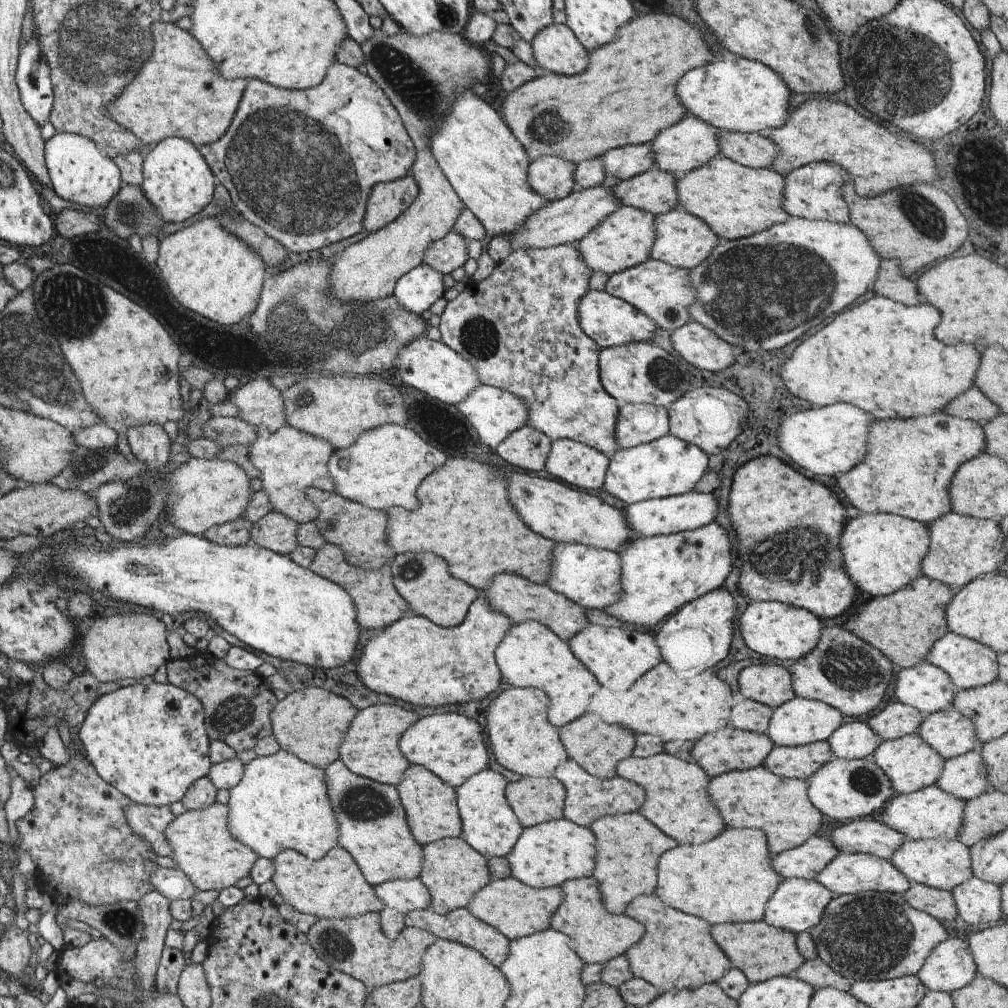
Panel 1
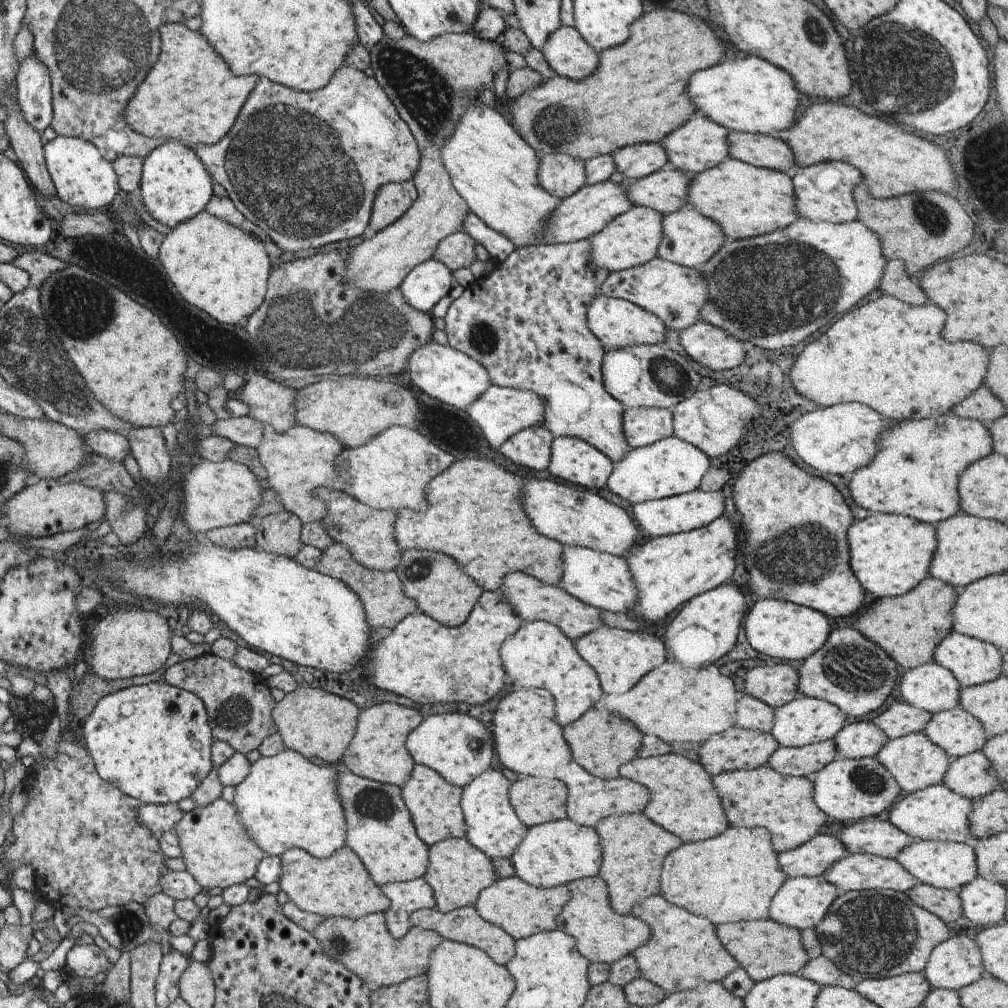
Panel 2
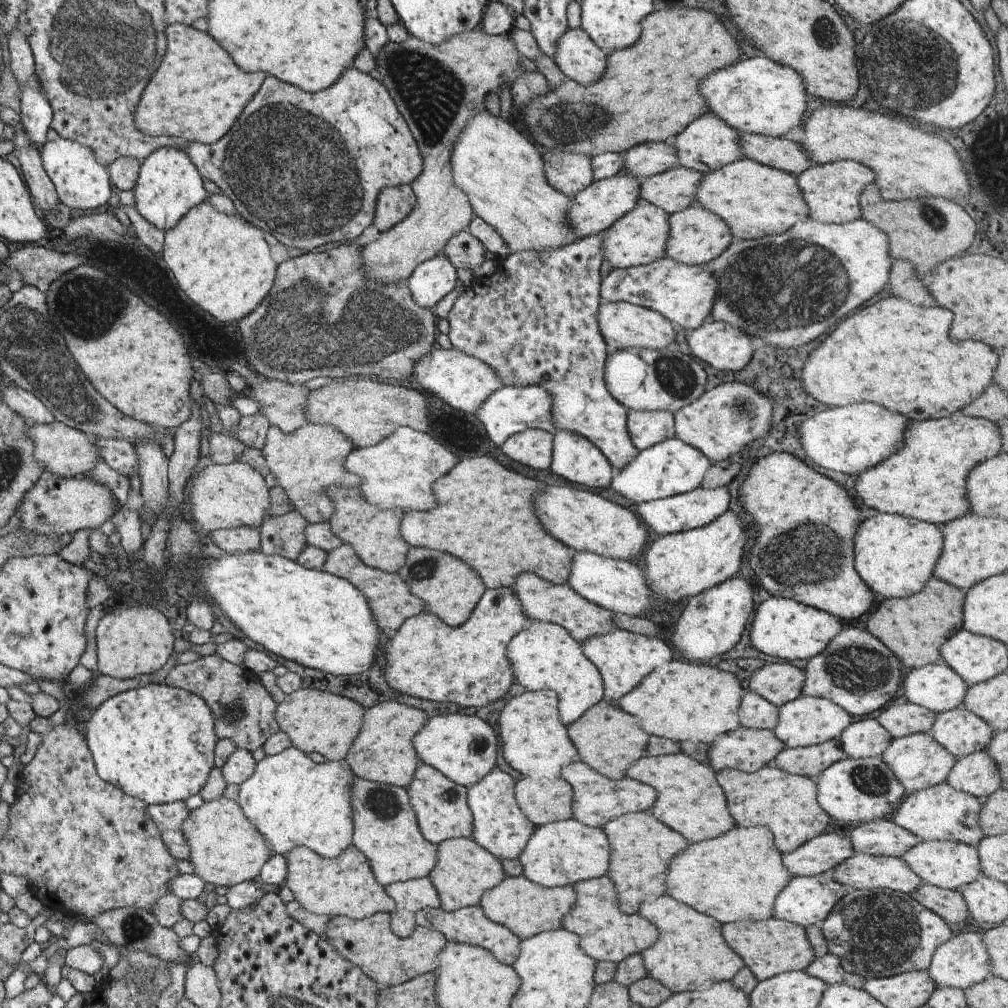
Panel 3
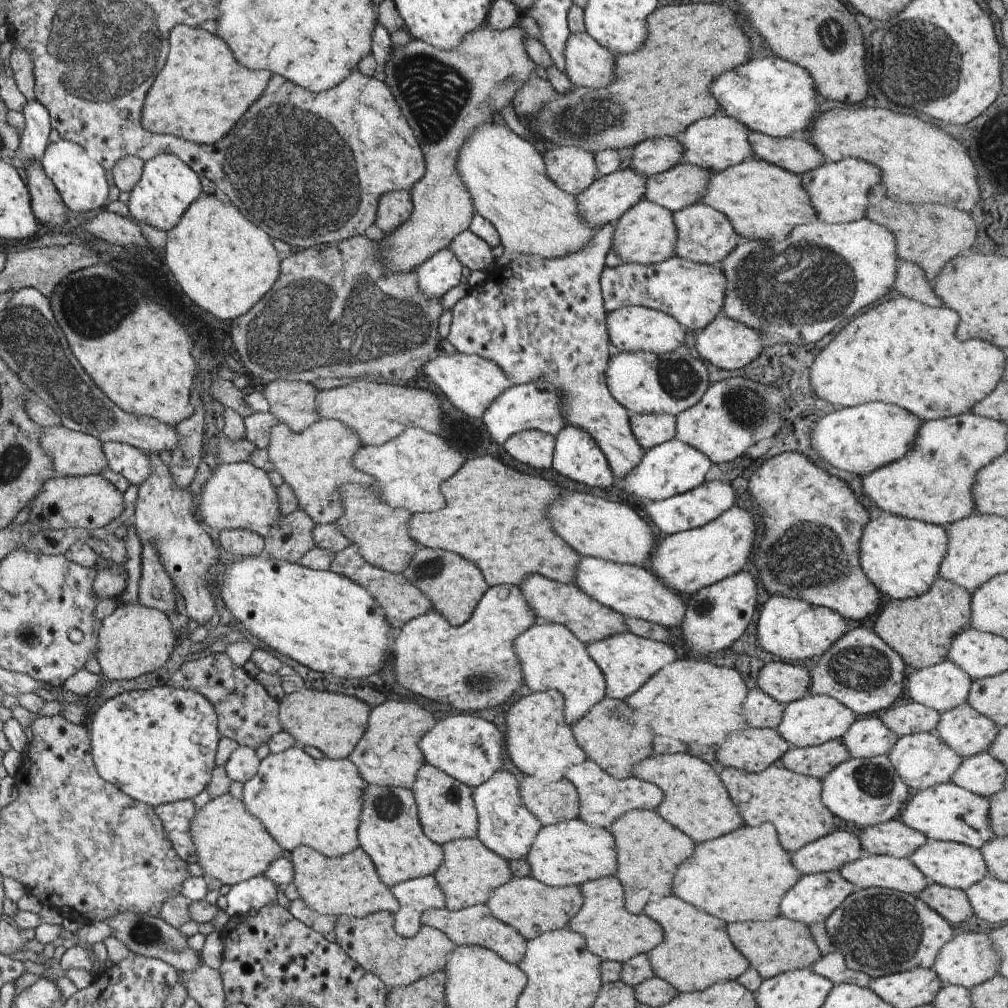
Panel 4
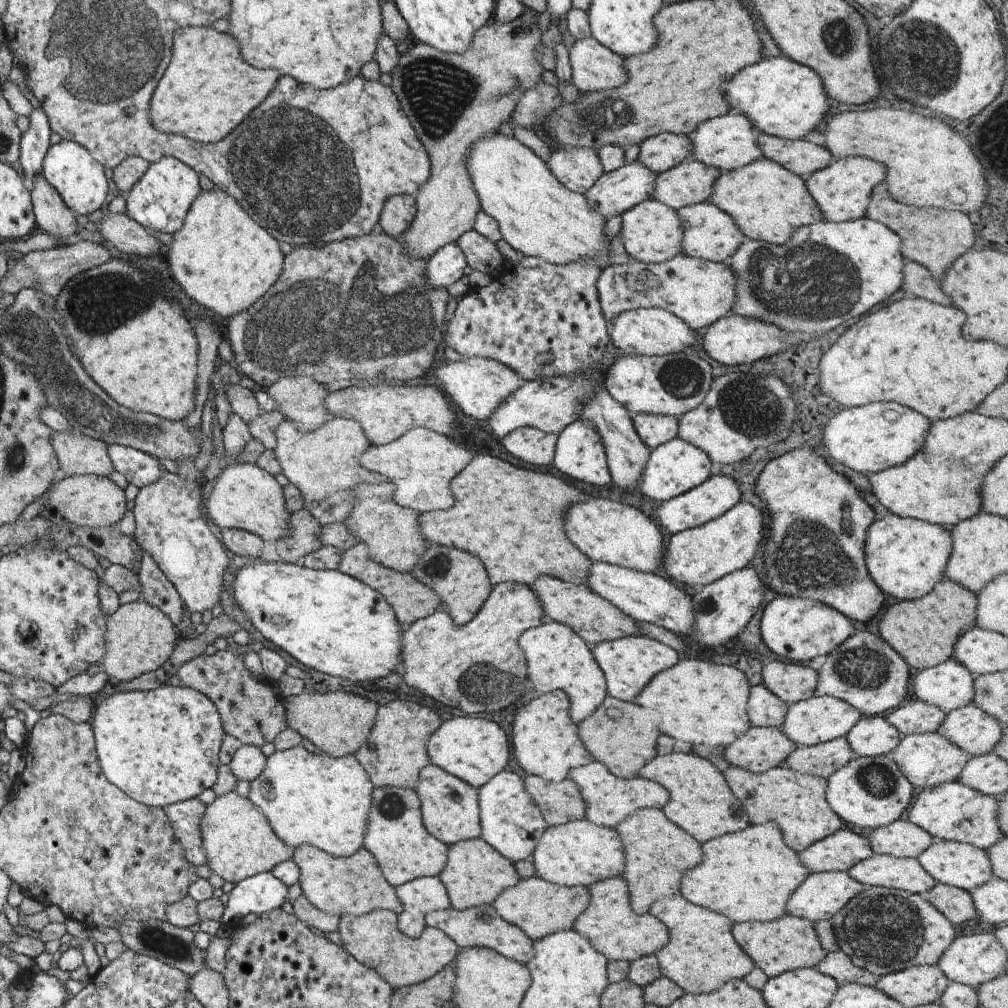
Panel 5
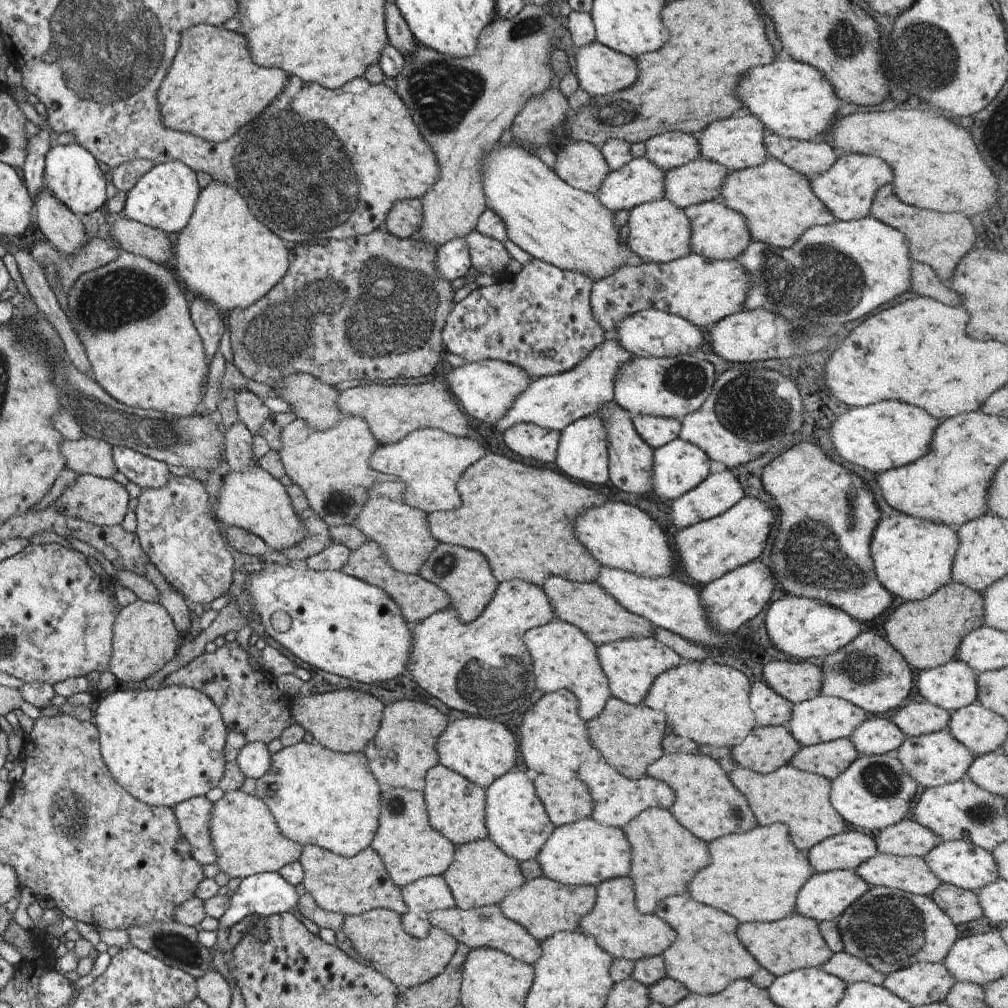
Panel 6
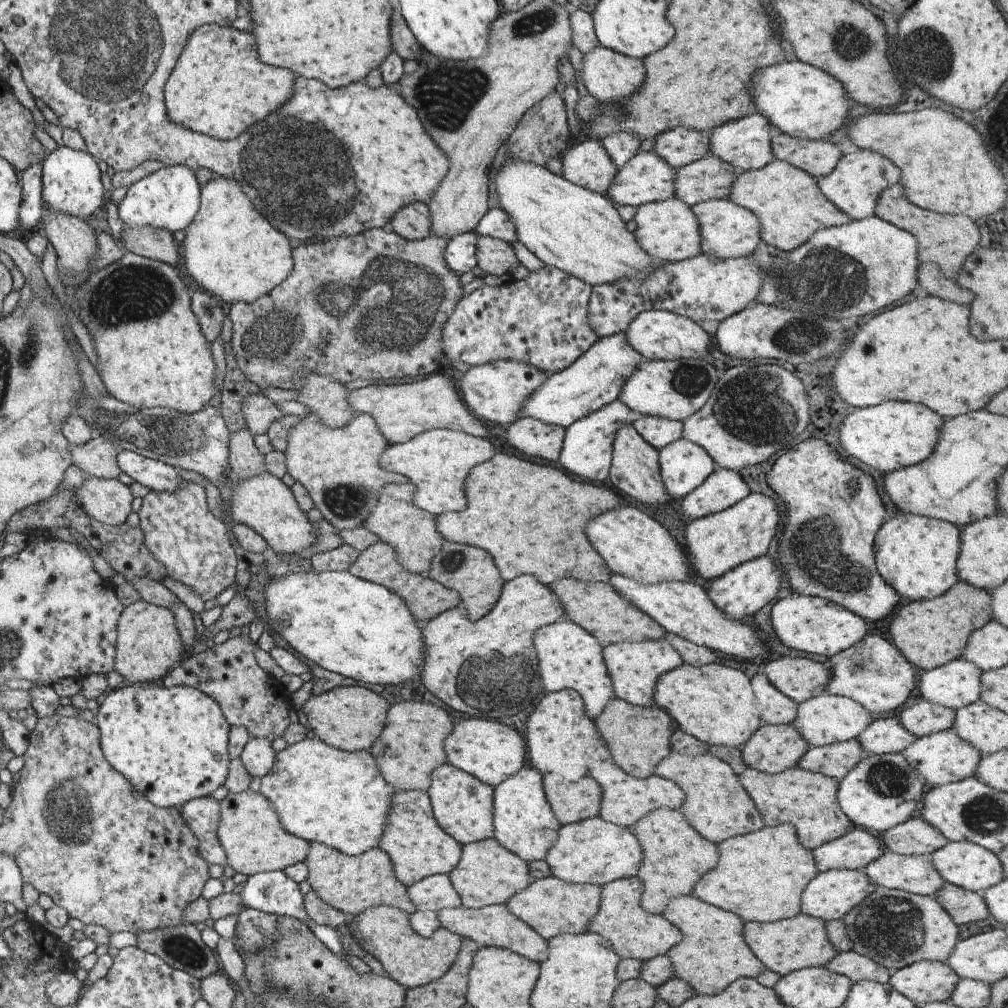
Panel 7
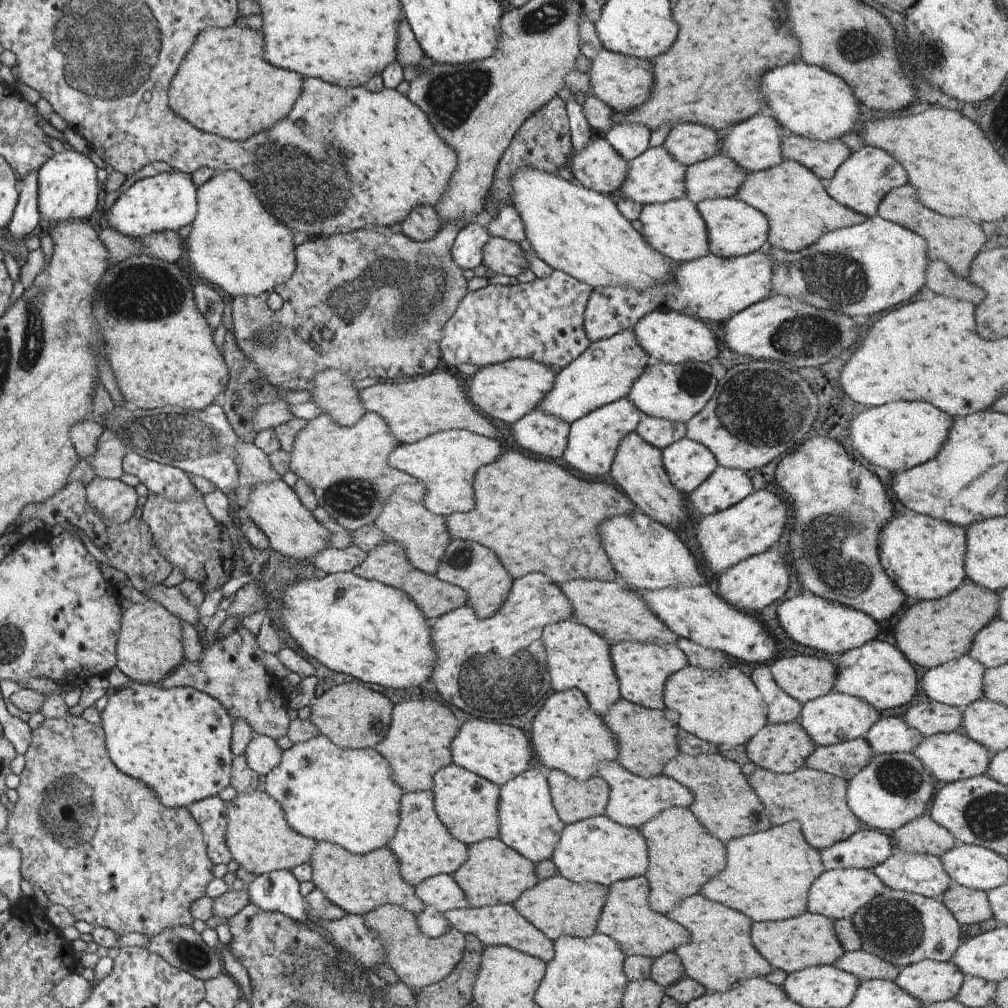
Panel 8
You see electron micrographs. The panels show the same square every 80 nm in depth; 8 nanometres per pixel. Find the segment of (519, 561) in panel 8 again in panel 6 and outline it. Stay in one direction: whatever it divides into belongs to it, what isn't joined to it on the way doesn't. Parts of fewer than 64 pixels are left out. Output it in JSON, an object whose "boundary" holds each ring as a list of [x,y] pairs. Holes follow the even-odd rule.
{"boundary":[[[486,454],[471,464],[458,479],[457,489],[462,506],[453,511],[430,513],[427,519],[431,534],[440,543],[481,552],[488,559],[492,574],[499,583],[522,579],[542,587],[546,579],[554,575],[581,583],[597,582],[602,564],[579,541],[574,522],[582,512],[610,501],[600,490],[574,483],[556,470],[528,466],[500,454]]]}

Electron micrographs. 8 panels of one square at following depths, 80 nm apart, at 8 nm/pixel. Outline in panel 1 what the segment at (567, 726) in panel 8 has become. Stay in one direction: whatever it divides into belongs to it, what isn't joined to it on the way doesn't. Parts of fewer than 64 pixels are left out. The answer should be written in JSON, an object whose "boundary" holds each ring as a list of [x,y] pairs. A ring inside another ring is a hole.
{"boundary":[[[512,687],[498,694],[490,708],[488,708],[487,728],[492,754],[497,762],[504,768],[512,770],[523,777],[550,778],[553,776],[555,768],[558,768],[569,758],[567,750],[559,737],[559,727],[551,724],[548,718],[549,696],[539,688],[534,687]]]}

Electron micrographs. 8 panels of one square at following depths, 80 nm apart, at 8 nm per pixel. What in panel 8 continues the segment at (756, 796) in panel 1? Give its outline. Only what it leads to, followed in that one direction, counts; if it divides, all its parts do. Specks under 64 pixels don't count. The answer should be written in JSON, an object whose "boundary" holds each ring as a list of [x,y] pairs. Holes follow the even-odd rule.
{"boundary":[[[757,766],[747,779],[766,809],[771,826],[798,821],[806,842],[819,851],[851,837],[860,826],[858,817],[847,806],[847,779],[806,766],[791,773],[772,772]]]}

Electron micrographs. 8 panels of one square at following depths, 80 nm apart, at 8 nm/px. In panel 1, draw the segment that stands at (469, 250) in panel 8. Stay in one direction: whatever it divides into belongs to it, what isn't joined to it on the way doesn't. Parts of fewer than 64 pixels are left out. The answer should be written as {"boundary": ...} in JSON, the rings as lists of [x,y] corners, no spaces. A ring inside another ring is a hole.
{"boundary":[[[422,262],[398,279],[392,295],[407,311],[421,315],[443,296],[449,283],[444,273]]]}

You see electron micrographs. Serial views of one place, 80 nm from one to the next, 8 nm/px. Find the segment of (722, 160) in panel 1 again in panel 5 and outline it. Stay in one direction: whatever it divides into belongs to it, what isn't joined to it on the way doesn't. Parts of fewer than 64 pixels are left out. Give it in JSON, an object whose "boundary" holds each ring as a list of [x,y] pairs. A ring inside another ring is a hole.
{"boundary":[[[766,158],[756,159],[734,171],[722,172],[708,202],[730,213],[747,239],[775,245],[787,243],[800,227],[825,220],[805,178]]]}

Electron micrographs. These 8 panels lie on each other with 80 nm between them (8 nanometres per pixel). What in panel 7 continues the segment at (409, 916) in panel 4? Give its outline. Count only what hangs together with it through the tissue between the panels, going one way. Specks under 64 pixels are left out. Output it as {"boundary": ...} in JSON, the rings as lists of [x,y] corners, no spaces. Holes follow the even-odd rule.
{"boundary":[[[449,874],[432,875],[407,887],[408,898],[416,912],[410,914],[410,926],[424,938],[430,938],[438,928],[439,911],[462,907],[458,892],[450,882]]]}

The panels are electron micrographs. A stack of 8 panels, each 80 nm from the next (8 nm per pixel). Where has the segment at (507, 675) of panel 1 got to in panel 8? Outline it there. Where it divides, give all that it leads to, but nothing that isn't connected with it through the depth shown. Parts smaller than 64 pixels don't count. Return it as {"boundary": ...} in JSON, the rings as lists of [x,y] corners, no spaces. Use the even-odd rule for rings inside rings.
{"boundary":[[[570,618],[546,625],[541,641],[545,648],[547,672],[553,690],[565,691],[569,688],[579,688],[586,695],[592,710],[601,717],[615,702],[622,699],[619,680],[611,659],[612,644],[609,640],[591,631],[574,618]]]}

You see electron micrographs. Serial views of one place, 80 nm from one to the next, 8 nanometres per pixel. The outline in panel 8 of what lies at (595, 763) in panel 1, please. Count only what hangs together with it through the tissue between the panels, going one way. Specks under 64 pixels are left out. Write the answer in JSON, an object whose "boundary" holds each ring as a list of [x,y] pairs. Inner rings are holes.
{"boundary":[[[626,699],[615,702],[603,716],[605,725],[619,742],[618,762],[630,772],[649,779],[663,774],[665,764],[678,753],[678,716],[660,709],[642,708]]]}

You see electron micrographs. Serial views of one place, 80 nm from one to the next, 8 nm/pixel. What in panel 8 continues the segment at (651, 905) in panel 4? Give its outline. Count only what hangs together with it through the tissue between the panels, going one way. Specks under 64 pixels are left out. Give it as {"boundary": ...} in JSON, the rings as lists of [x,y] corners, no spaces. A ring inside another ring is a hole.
{"boundary":[[[698,894],[680,901],[666,916],[680,923],[691,934],[691,941],[687,945],[679,946],[675,951],[685,968],[685,977],[697,980],[707,988],[708,992],[725,993],[738,981],[752,977],[765,977],[774,970],[752,944],[750,930],[752,922],[742,912],[734,912],[732,908]]]}

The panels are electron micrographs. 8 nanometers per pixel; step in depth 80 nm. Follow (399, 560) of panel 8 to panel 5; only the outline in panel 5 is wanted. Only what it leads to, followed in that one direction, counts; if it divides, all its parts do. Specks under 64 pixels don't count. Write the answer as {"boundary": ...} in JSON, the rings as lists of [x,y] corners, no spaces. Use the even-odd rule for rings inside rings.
{"boundary":[[[360,542],[356,546],[344,551],[337,570],[357,578],[370,586],[370,588],[377,590],[390,603],[396,618],[402,626],[411,625],[413,622],[426,618],[434,611],[443,608],[443,600],[433,588],[421,583],[410,573],[399,573],[376,562],[369,555],[369,548],[366,543]]]}

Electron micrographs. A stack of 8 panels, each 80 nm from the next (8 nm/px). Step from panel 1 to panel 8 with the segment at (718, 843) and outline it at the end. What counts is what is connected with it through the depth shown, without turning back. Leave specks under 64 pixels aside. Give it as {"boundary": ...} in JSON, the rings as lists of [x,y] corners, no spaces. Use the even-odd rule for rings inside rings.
{"boundary":[[[798,821],[735,838],[726,844],[726,848],[726,866],[701,888],[700,894],[708,900],[744,912],[756,923],[791,919],[808,912],[810,887],[825,868],[821,851],[806,842]]]}

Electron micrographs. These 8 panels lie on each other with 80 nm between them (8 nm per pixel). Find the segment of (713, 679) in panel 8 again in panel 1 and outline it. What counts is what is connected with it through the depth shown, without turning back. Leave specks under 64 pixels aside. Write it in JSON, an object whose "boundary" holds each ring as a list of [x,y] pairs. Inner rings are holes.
{"boundary":[[[663,660],[641,676],[628,692],[610,692],[602,688],[592,697],[592,710],[600,712],[601,718],[610,724],[622,724],[632,732],[658,736],[663,743],[674,740],[695,743],[705,734],[730,726],[730,713],[737,700],[713,668],[683,679]]]}

